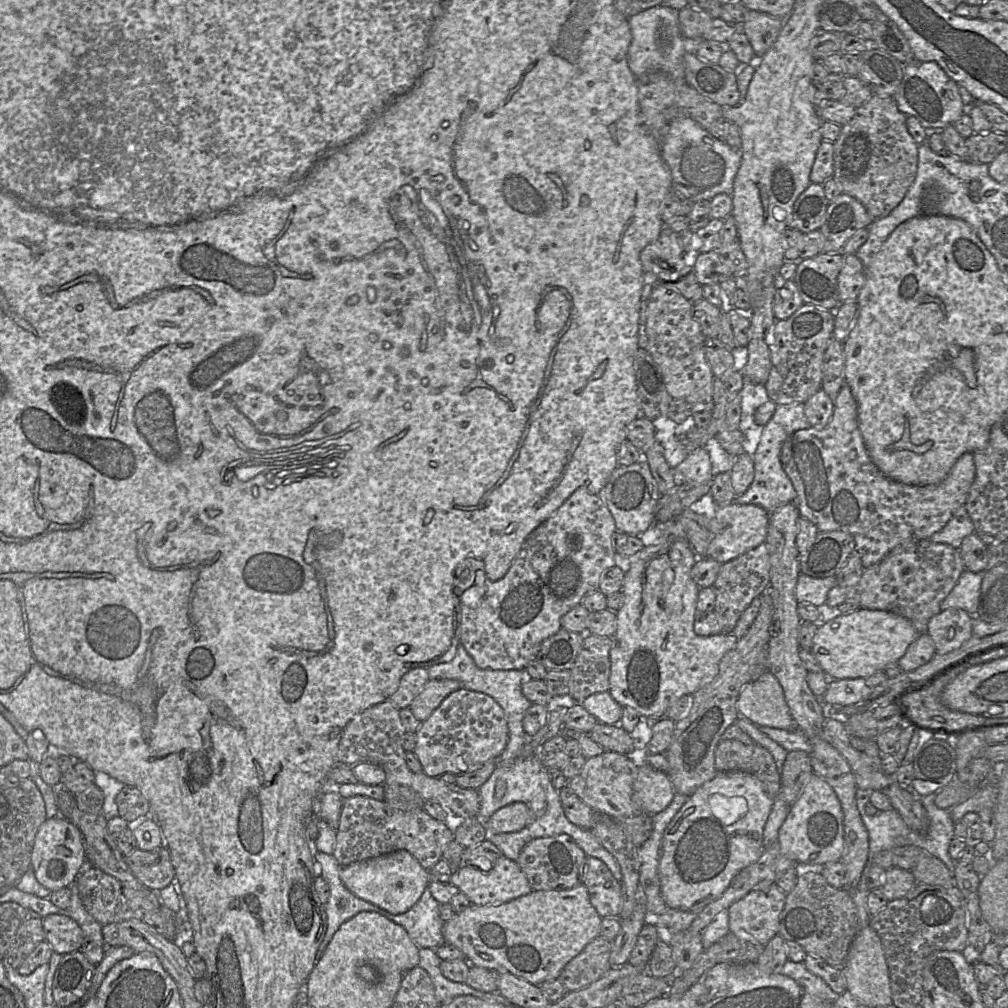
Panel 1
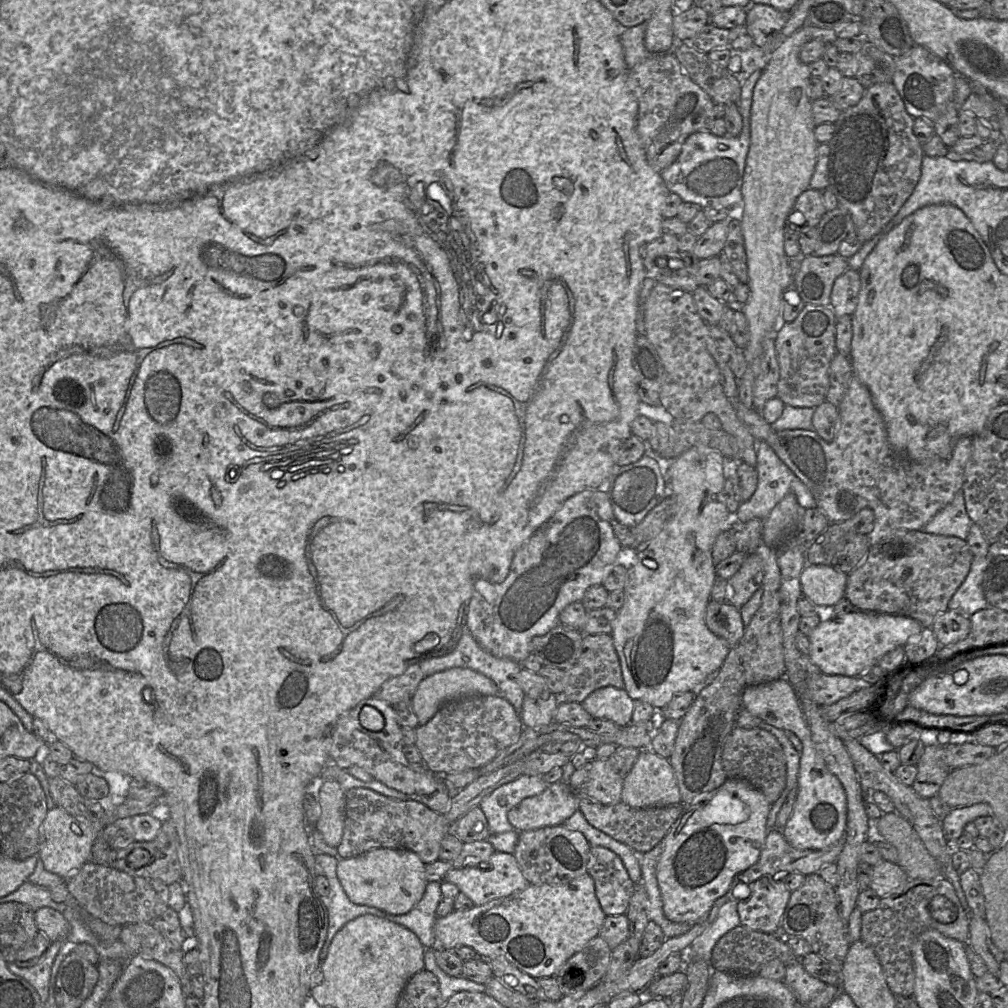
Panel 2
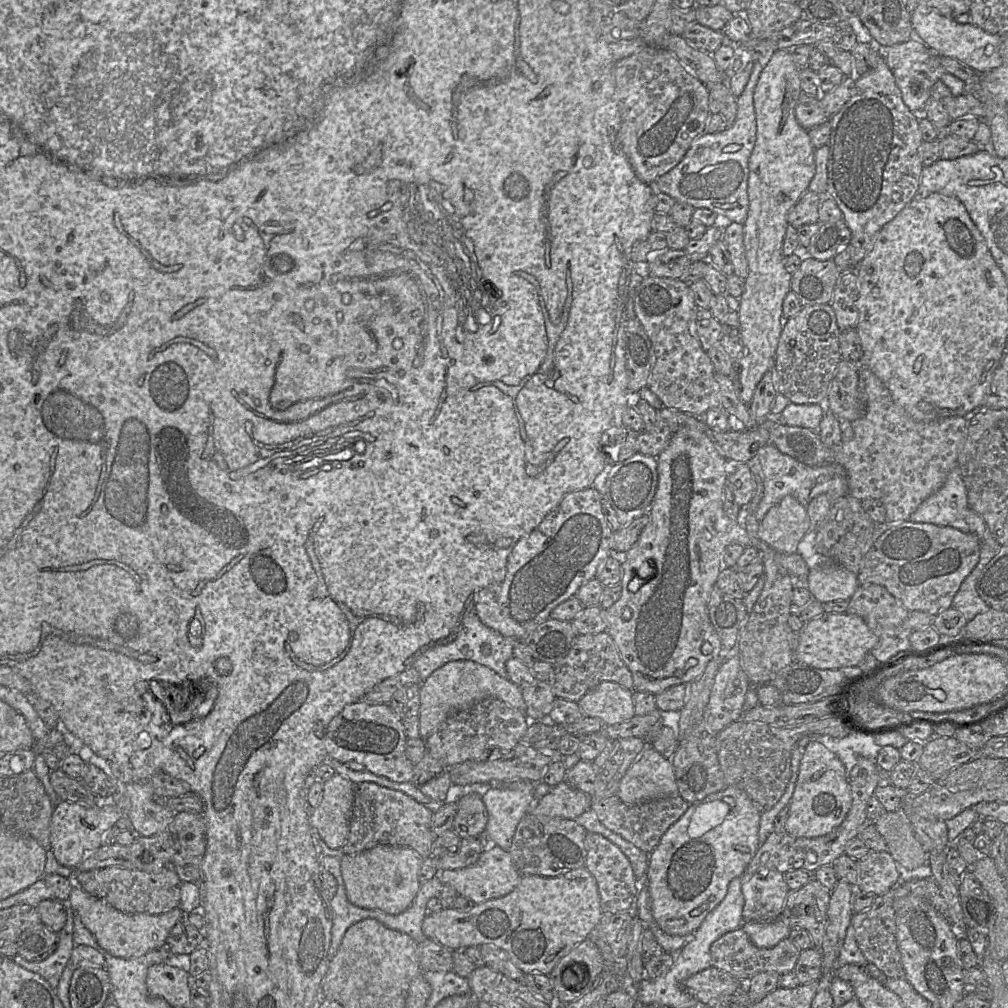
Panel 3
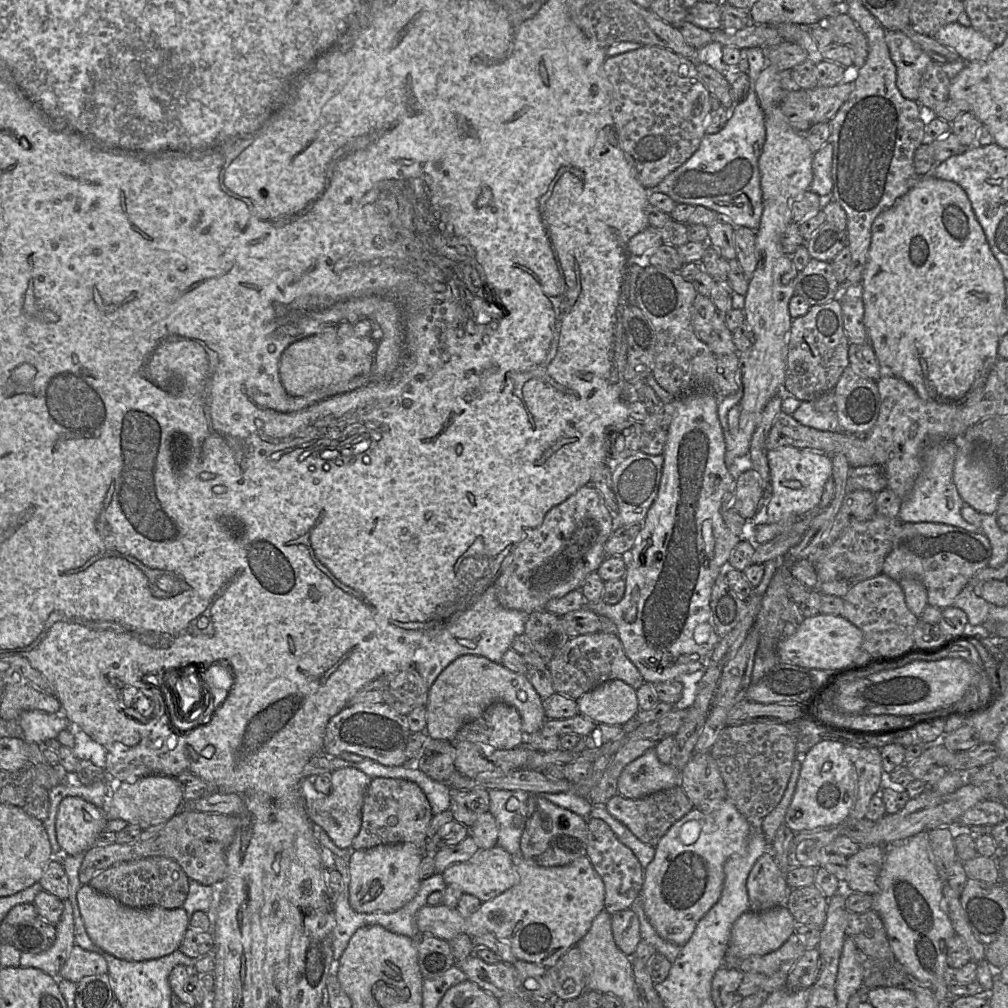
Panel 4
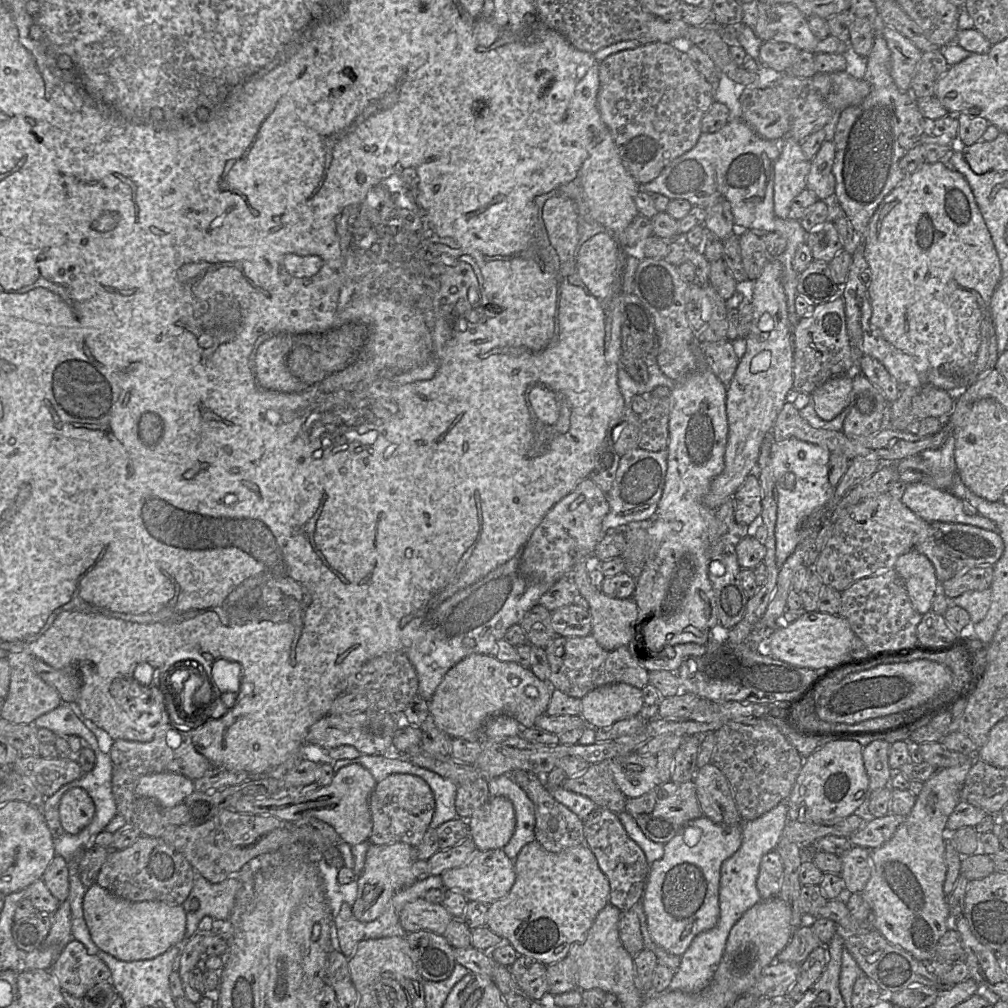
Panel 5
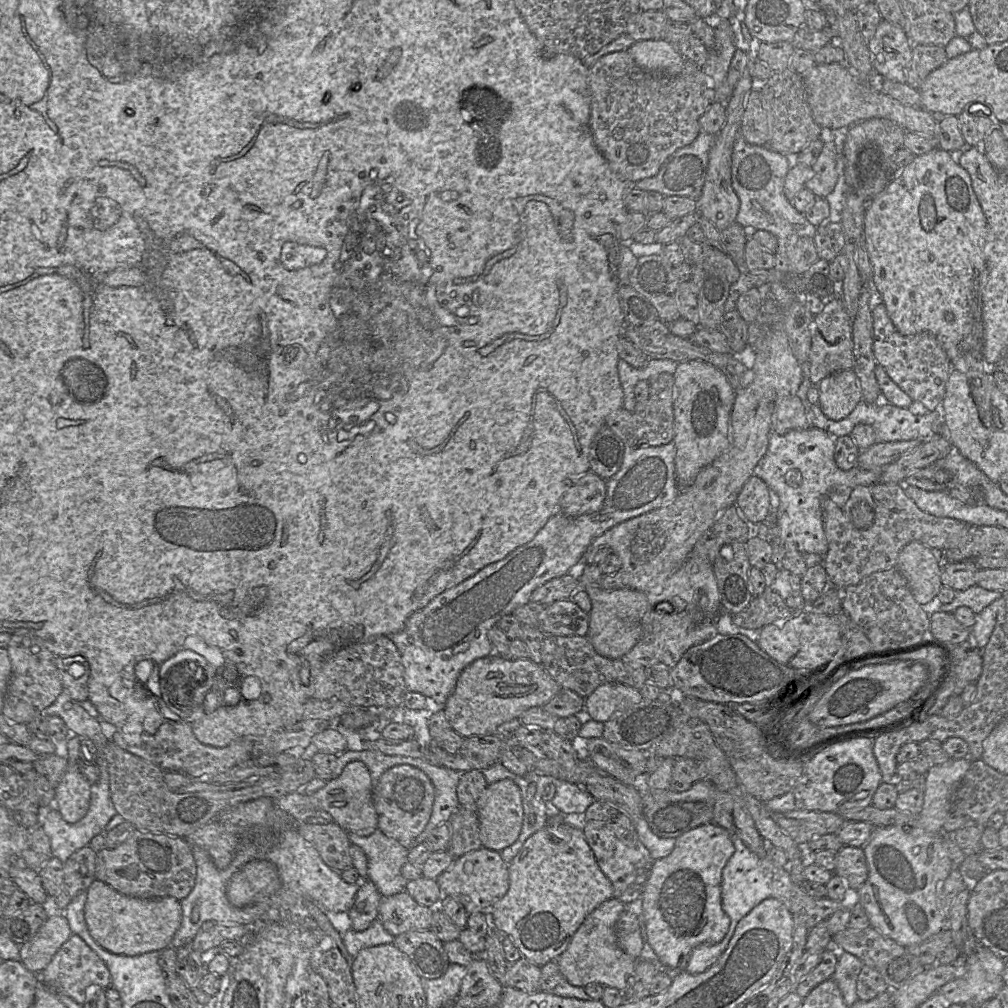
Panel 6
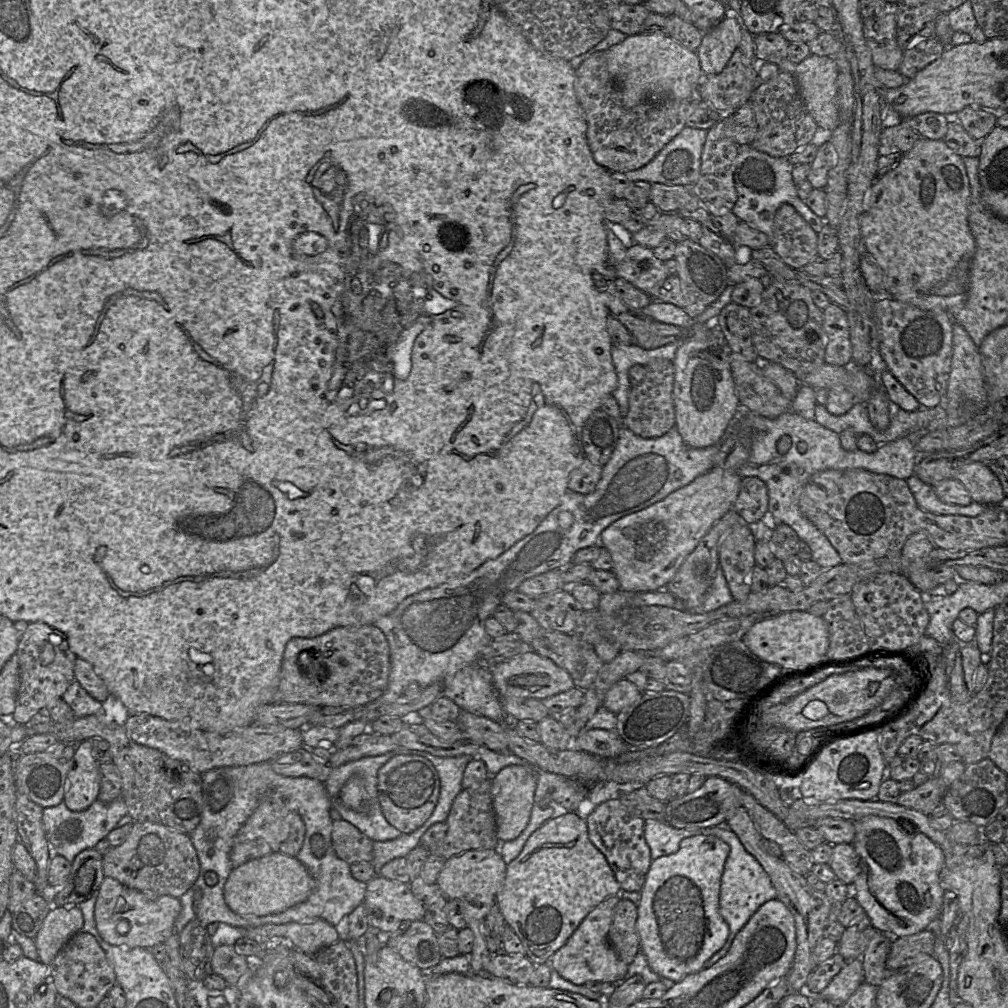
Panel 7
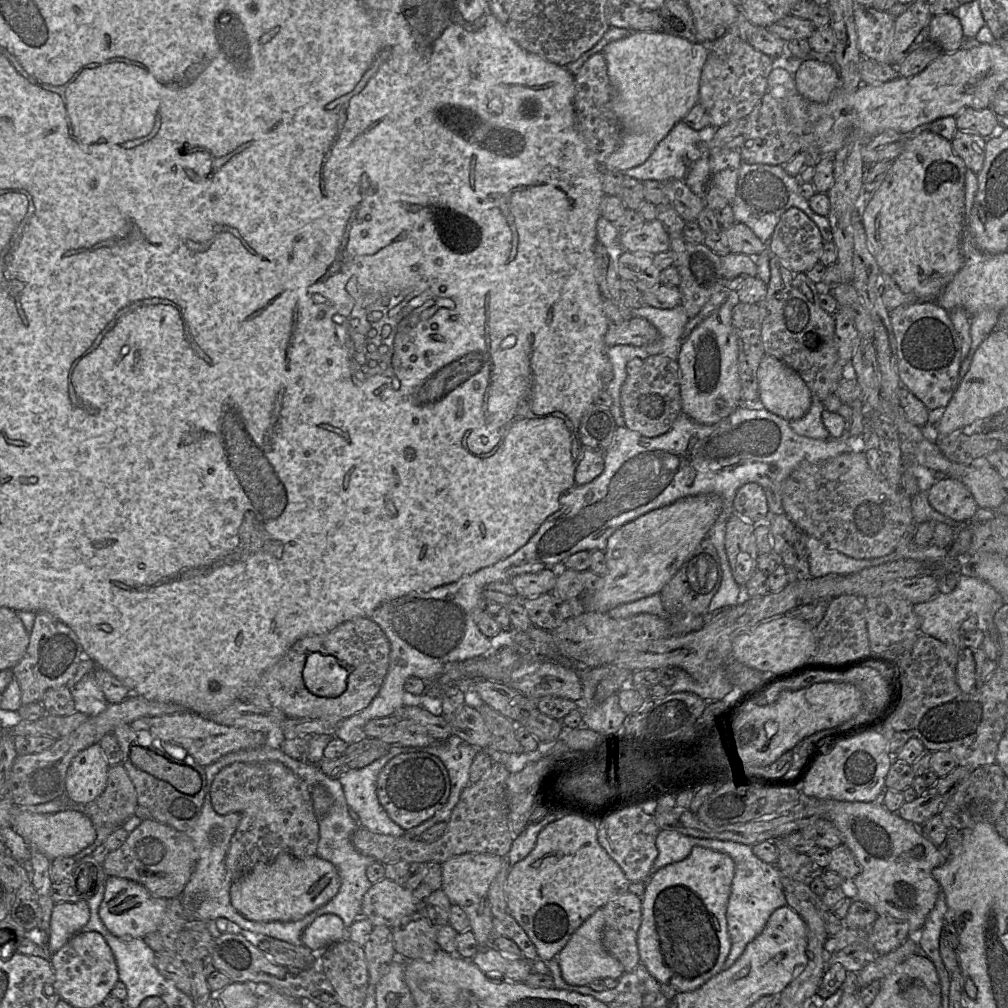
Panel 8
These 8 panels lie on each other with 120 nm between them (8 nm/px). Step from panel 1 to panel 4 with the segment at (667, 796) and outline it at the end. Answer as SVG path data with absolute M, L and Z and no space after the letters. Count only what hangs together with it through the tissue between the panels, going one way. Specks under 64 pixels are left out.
M654 748L626 765L618 778L617 792L628 799L638 799L652 793L669 789L679 784L679 774L670 764L663 764L657 758Z

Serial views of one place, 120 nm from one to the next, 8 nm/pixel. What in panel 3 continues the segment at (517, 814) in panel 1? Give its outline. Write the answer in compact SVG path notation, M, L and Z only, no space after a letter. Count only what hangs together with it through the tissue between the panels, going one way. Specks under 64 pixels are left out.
M563 781L535 801L530 813L536 816L575 820L591 807L592 796Z

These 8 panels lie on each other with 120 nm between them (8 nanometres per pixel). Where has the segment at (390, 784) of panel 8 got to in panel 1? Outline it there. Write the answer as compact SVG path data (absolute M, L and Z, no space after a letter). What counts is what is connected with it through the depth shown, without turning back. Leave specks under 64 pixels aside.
M366 796L343 799L339 827L333 856L341 866L371 859L398 850L411 853L426 870L440 859L447 845L454 840L448 822L432 818L423 808L401 811L387 805L383 800Z

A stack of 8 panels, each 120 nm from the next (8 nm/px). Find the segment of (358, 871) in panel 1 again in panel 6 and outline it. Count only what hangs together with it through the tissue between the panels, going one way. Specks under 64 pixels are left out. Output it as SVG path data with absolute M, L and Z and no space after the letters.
M369 879L360 882L354 903L348 911L352 929L356 931L365 930L377 919L381 896Z

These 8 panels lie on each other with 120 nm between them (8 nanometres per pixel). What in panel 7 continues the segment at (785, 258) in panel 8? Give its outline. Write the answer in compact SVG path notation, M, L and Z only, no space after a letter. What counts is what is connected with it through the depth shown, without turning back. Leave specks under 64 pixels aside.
M789 204L783 205L775 215L775 232L773 250L782 261L796 271L814 262L818 257L818 233L804 220L804 218Z

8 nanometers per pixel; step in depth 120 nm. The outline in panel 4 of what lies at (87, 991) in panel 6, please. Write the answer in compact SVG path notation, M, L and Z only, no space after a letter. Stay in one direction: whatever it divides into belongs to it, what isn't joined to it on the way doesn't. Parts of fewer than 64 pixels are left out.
M75 944L60 969L60 978L78 983L83 977L108 973L106 959Z

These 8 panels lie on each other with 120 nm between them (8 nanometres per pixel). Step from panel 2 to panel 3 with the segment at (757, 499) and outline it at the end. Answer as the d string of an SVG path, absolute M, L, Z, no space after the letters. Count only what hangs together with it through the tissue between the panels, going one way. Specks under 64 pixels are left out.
M772 444L761 447L756 457L759 457L761 462L765 485L763 498L755 511L755 517L759 522L764 519L772 507L779 504L787 495L796 498L805 508L820 494L826 494L832 501L848 495L847 473L839 464L811 467L782 453Z

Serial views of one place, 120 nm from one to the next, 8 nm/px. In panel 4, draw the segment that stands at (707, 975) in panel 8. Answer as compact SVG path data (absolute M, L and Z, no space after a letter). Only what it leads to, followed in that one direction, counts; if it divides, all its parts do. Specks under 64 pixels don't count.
M725 798L693 807L662 836L655 846L653 860L645 868L641 890L645 915L661 938L680 946L688 942L697 923L721 896L725 861L733 855L745 854L751 831L752 824Z

